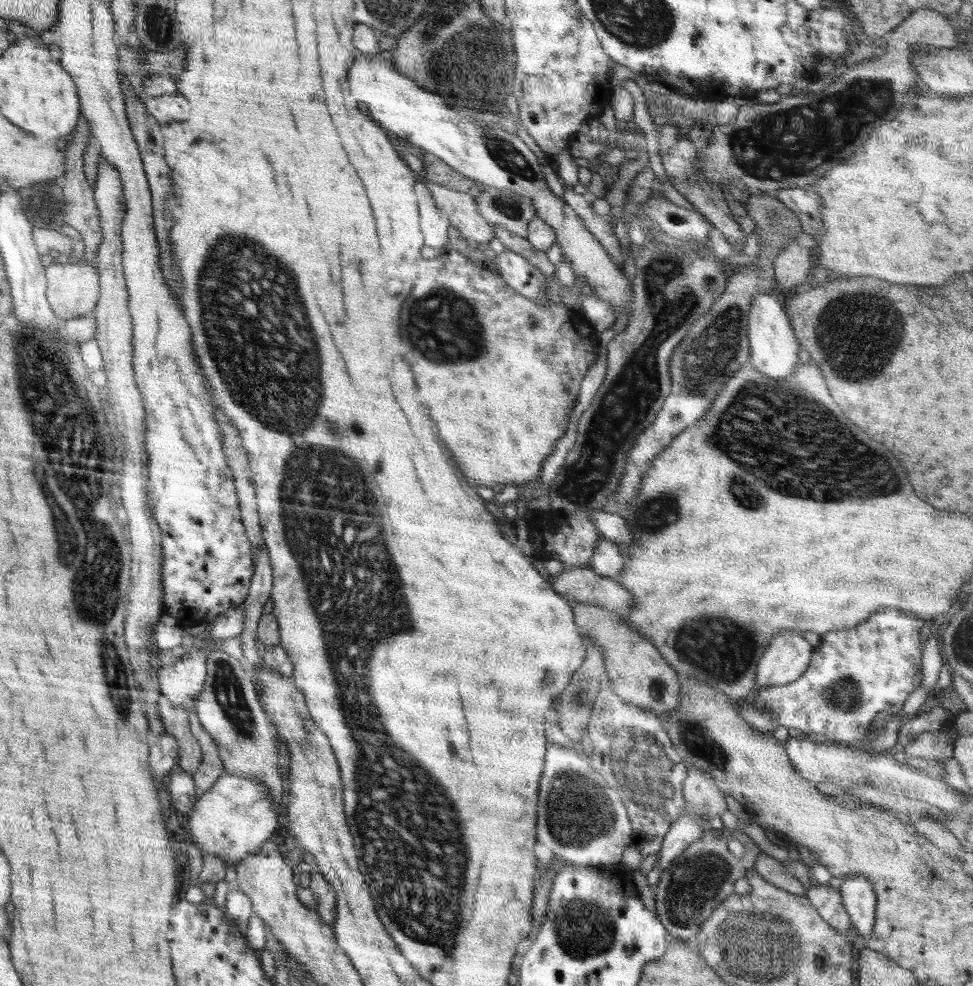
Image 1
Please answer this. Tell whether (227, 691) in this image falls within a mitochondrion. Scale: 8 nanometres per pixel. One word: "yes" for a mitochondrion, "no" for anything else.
yes

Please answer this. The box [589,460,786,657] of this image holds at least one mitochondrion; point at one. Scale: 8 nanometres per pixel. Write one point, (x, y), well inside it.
(654, 516)

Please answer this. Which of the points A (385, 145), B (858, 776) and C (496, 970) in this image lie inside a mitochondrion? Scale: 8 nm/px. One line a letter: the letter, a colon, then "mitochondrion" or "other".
A: other
B: other
C: other

